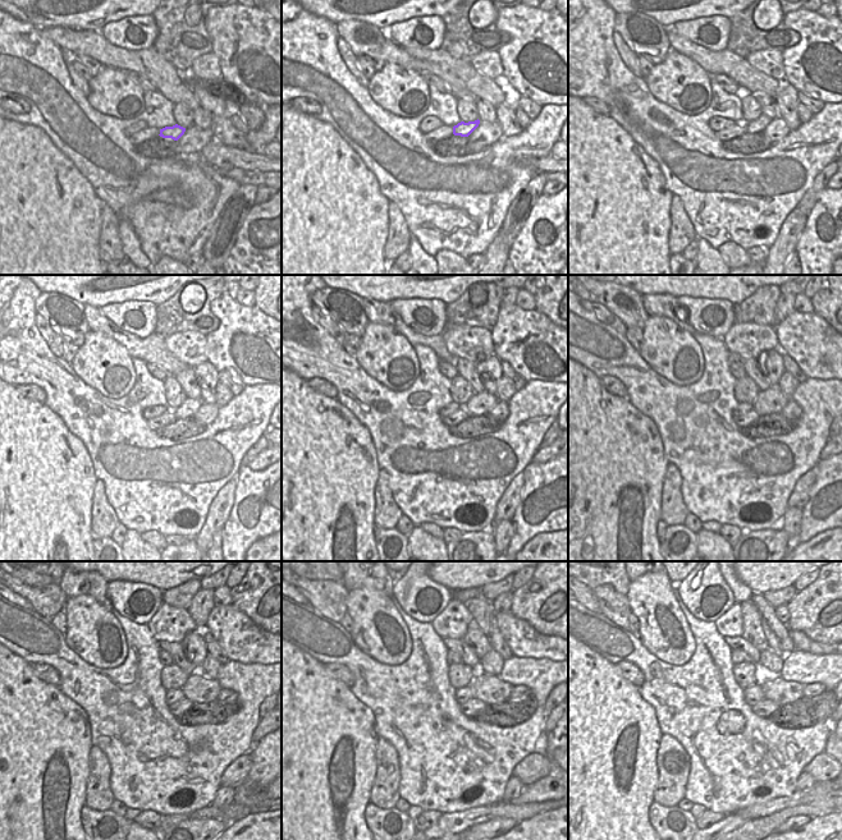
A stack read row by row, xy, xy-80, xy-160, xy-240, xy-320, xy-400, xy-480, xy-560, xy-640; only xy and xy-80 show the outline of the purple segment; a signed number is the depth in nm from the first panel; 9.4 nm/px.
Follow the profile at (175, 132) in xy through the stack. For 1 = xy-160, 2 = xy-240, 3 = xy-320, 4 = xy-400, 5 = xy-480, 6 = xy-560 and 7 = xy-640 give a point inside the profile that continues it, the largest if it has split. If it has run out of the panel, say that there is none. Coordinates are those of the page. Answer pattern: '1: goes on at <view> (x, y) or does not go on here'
1: goes on at xy-160 (758, 125)
2: goes on at xy-240 (188, 408)
3: goes on at xy-320 (481, 403)
4: goes on at xy-400 (770, 400)
5: goes on at xy-480 (197, 688)
6: goes on at xy-560 (490, 689)
7: goes on at xy-640 (777, 689)

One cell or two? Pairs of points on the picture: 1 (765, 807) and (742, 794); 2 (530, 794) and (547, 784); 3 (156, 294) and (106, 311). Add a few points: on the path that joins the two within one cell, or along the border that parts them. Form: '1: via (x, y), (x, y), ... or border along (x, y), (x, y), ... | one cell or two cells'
1: border along (786, 795), (756, 802), (735, 812) | two cells
2: via (534, 792), (539, 792), (543, 788) | one cell
3: border along (109, 303), (150, 301), (156, 304) | two cells

